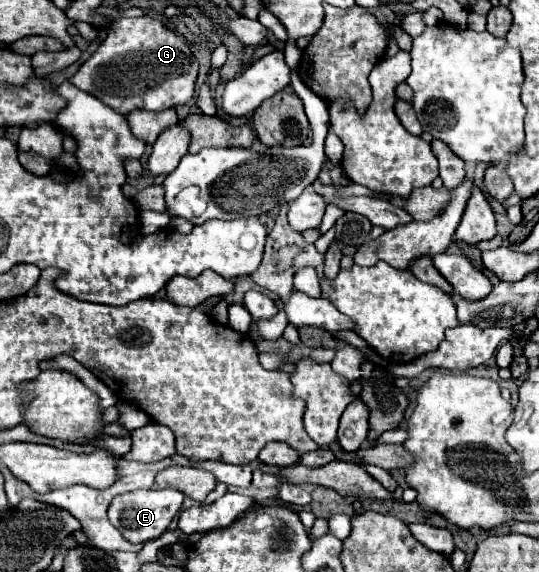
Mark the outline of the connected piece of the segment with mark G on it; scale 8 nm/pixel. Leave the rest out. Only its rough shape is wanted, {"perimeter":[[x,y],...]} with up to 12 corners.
{"perimeter":[[150,16],[114,18],[70,78],[124,116],[192,100],[198,60]]}

